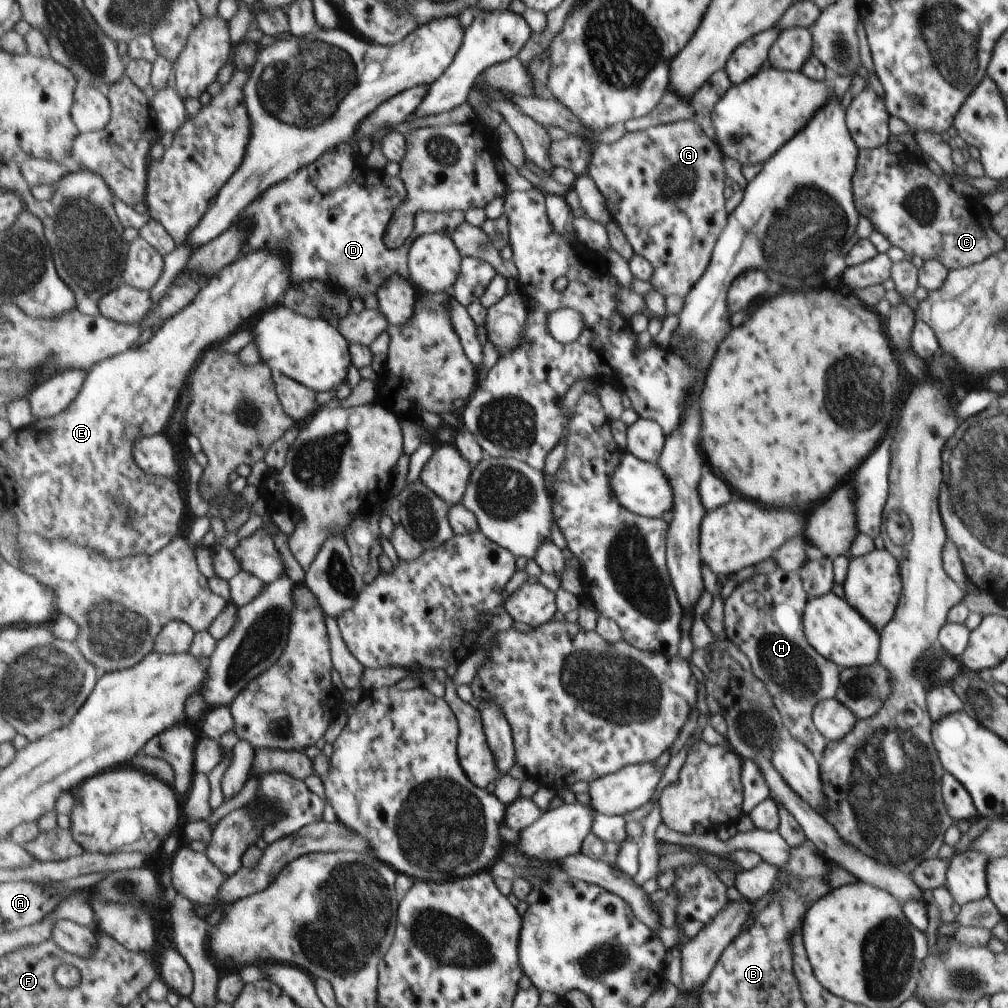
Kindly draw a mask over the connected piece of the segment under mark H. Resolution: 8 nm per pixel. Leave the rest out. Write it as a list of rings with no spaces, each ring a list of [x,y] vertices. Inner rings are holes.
[[[775,569],[768,573],[755,573],[740,582],[729,596],[722,601],[722,626],[725,638],[729,639],[750,662],[752,673],[765,685],[774,707],[780,714],[782,725],[790,738],[803,743],[818,760],[825,752],[827,740],[818,731],[813,721],[814,706],[823,699],[833,699],[841,687],[841,669],[815,651],[806,641],[803,632],[803,612],[805,610],[804,586],[801,586],[797,571]]]

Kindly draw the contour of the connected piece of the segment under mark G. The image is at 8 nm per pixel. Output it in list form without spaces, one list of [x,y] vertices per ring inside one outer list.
[[[690,120],[673,121],[654,127],[647,127],[646,129],[626,131],[622,138],[610,144],[594,144],[587,174],[592,178],[594,184],[605,198],[606,208],[609,211],[611,220],[617,223],[634,254],[642,256],[652,266],[649,283],[664,298],[675,295],[681,298],[685,297],[690,292],[690,289],[697,284],[699,277],[706,272],[706,266],[710,264],[710,256],[713,253],[714,244],[718,241],[718,236],[722,233],[729,219],[729,214],[723,207],[723,203],[726,200],[723,198],[723,188],[725,188],[725,184],[723,184],[723,180],[725,180],[724,158],[725,156],[718,147],[718,143],[706,135],[697,122]]]

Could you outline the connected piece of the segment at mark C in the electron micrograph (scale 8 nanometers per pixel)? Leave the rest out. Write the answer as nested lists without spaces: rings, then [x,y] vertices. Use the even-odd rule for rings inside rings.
[[[886,146],[858,149],[853,188],[859,214],[870,220],[873,230],[882,234],[904,254],[919,256],[923,261],[937,259],[947,269],[957,269],[985,261],[990,254],[997,254],[1000,250],[1007,250],[1007,238],[994,229],[992,217],[985,208],[972,198],[963,198],[963,194],[959,194],[959,190],[955,190],[951,182],[931,173],[923,163],[913,162],[909,154],[895,154]]]

